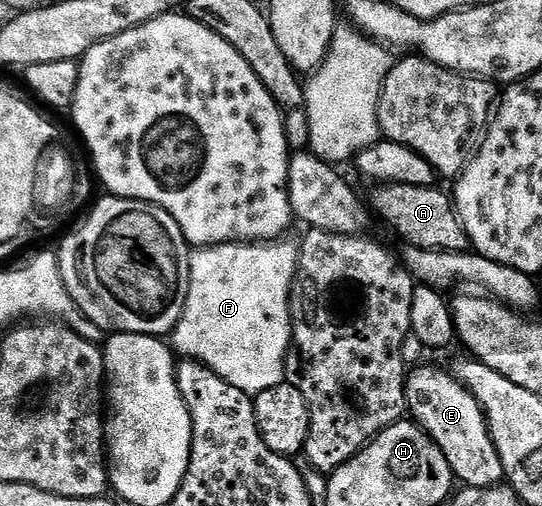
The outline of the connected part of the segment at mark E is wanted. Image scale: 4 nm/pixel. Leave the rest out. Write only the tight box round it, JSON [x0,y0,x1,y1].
[406,366,504,488]

